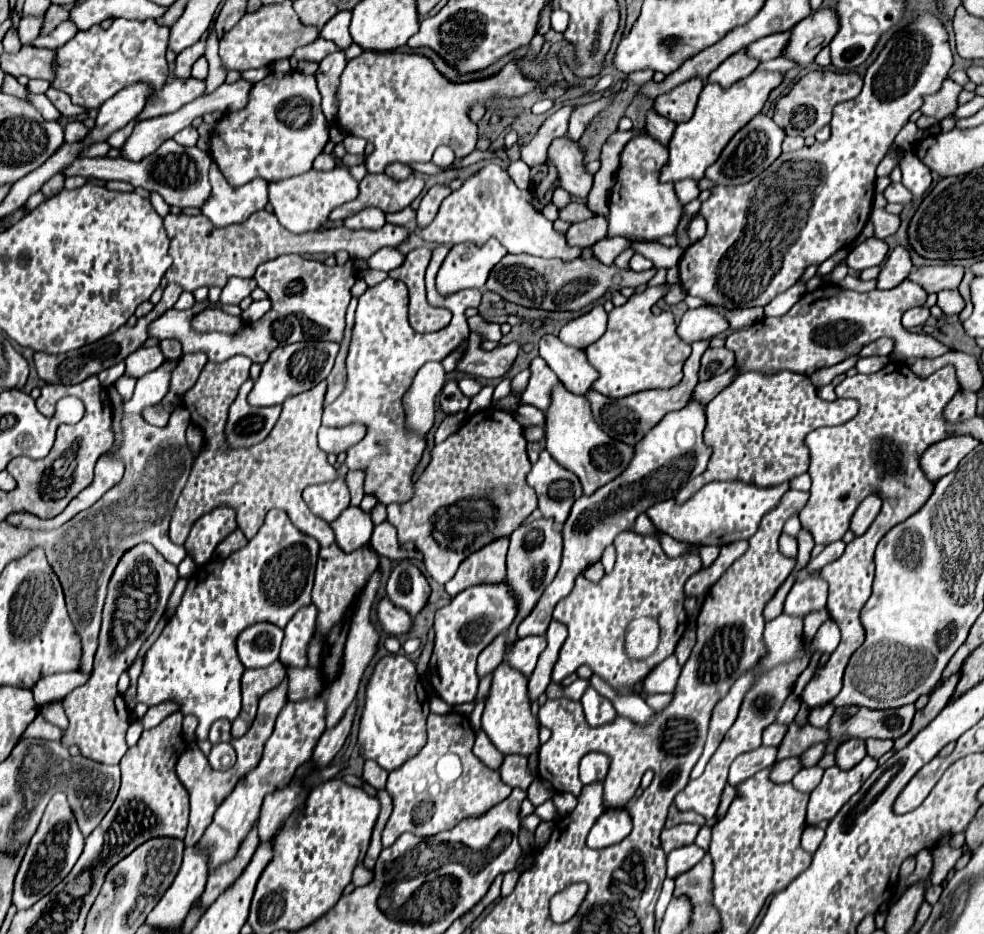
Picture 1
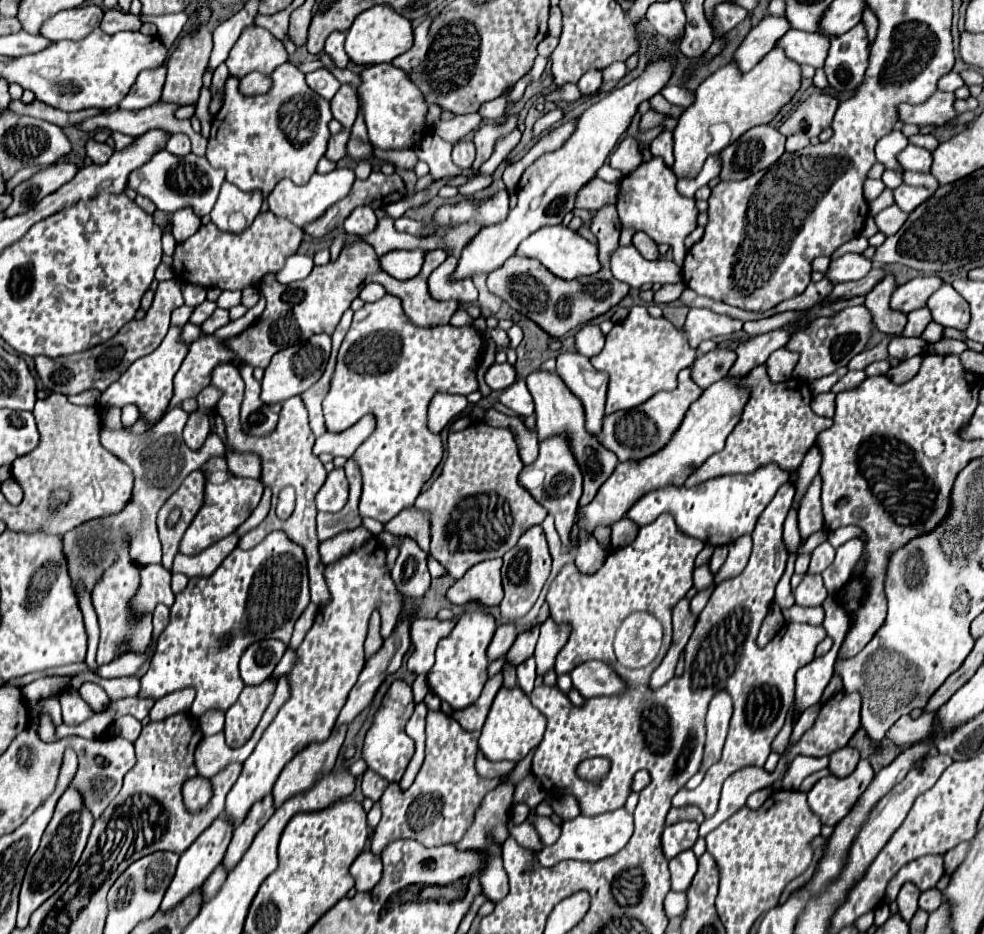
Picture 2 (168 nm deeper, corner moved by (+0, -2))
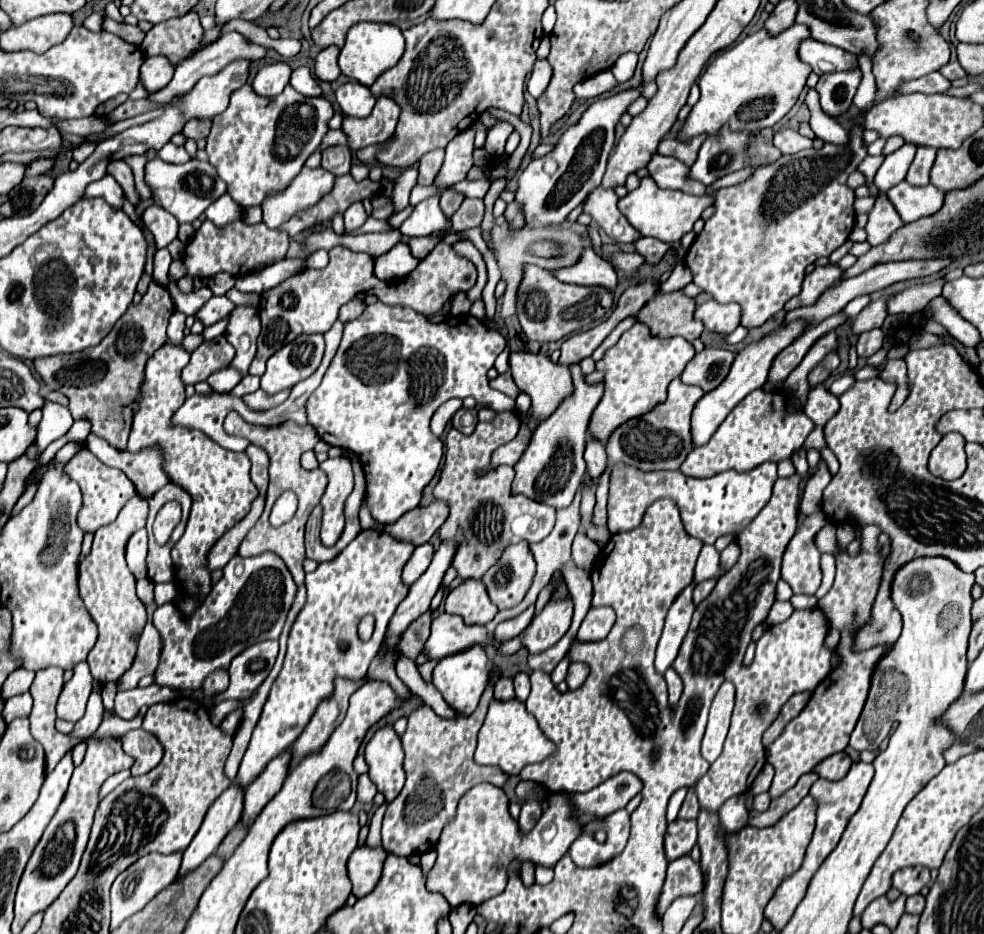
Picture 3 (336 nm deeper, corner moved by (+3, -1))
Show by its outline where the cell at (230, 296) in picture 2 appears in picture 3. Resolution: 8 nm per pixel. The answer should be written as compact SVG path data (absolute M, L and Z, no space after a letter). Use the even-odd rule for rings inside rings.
M223 295L223 297L211 297L197 313L197 317L203 321L203 325L213 325L215 321L223 319L225 315L229 315L235 309L235 305Z

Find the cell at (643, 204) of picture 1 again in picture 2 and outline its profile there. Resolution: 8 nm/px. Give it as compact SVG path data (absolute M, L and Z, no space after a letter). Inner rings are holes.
M652 158L646 164L640 164L632 174L624 176L620 182L618 196L618 214L624 226L646 232L656 244L668 244L676 248L676 264L684 262L684 238L696 228L698 208L694 198L686 198L676 190L676 174L662 162L662 158Z

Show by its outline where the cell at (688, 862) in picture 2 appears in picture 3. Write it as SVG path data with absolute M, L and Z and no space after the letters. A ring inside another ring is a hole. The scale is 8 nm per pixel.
M683 855L669 863L667 881L663 885L663 895L659 899L659 911L663 913L669 903L681 895L697 895L703 887L703 875L699 863L695 863L689 855Z

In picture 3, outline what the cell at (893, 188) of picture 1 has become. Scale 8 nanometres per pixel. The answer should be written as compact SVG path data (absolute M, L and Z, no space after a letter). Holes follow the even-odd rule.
M901 181L899 185L891 187L887 191L889 201L901 215L905 223L917 221L919 217L931 215L941 209L945 193L939 191L935 185L925 185L925 187L913 187L907 181Z

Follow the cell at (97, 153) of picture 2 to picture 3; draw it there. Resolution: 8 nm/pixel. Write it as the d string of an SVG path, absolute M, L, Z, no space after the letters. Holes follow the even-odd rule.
M113 159L113 161L109 161L109 165L107 165L107 173L111 173L111 175L119 181L119 185L121 185L123 191L125 191L125 195L127 195L129 201L135 205L135 203L139 201L139 195L135 193L135 187L133 187L131 167L129 167L127 163L123 163L123 161Z

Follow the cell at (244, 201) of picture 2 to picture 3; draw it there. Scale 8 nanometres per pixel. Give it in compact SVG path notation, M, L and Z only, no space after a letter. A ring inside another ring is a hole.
M225 193L205 209L205 217L209 221L213 221L217 227L225 227L225 225L229 225L229 223L243 217L243 207L235 205L231 195Z

